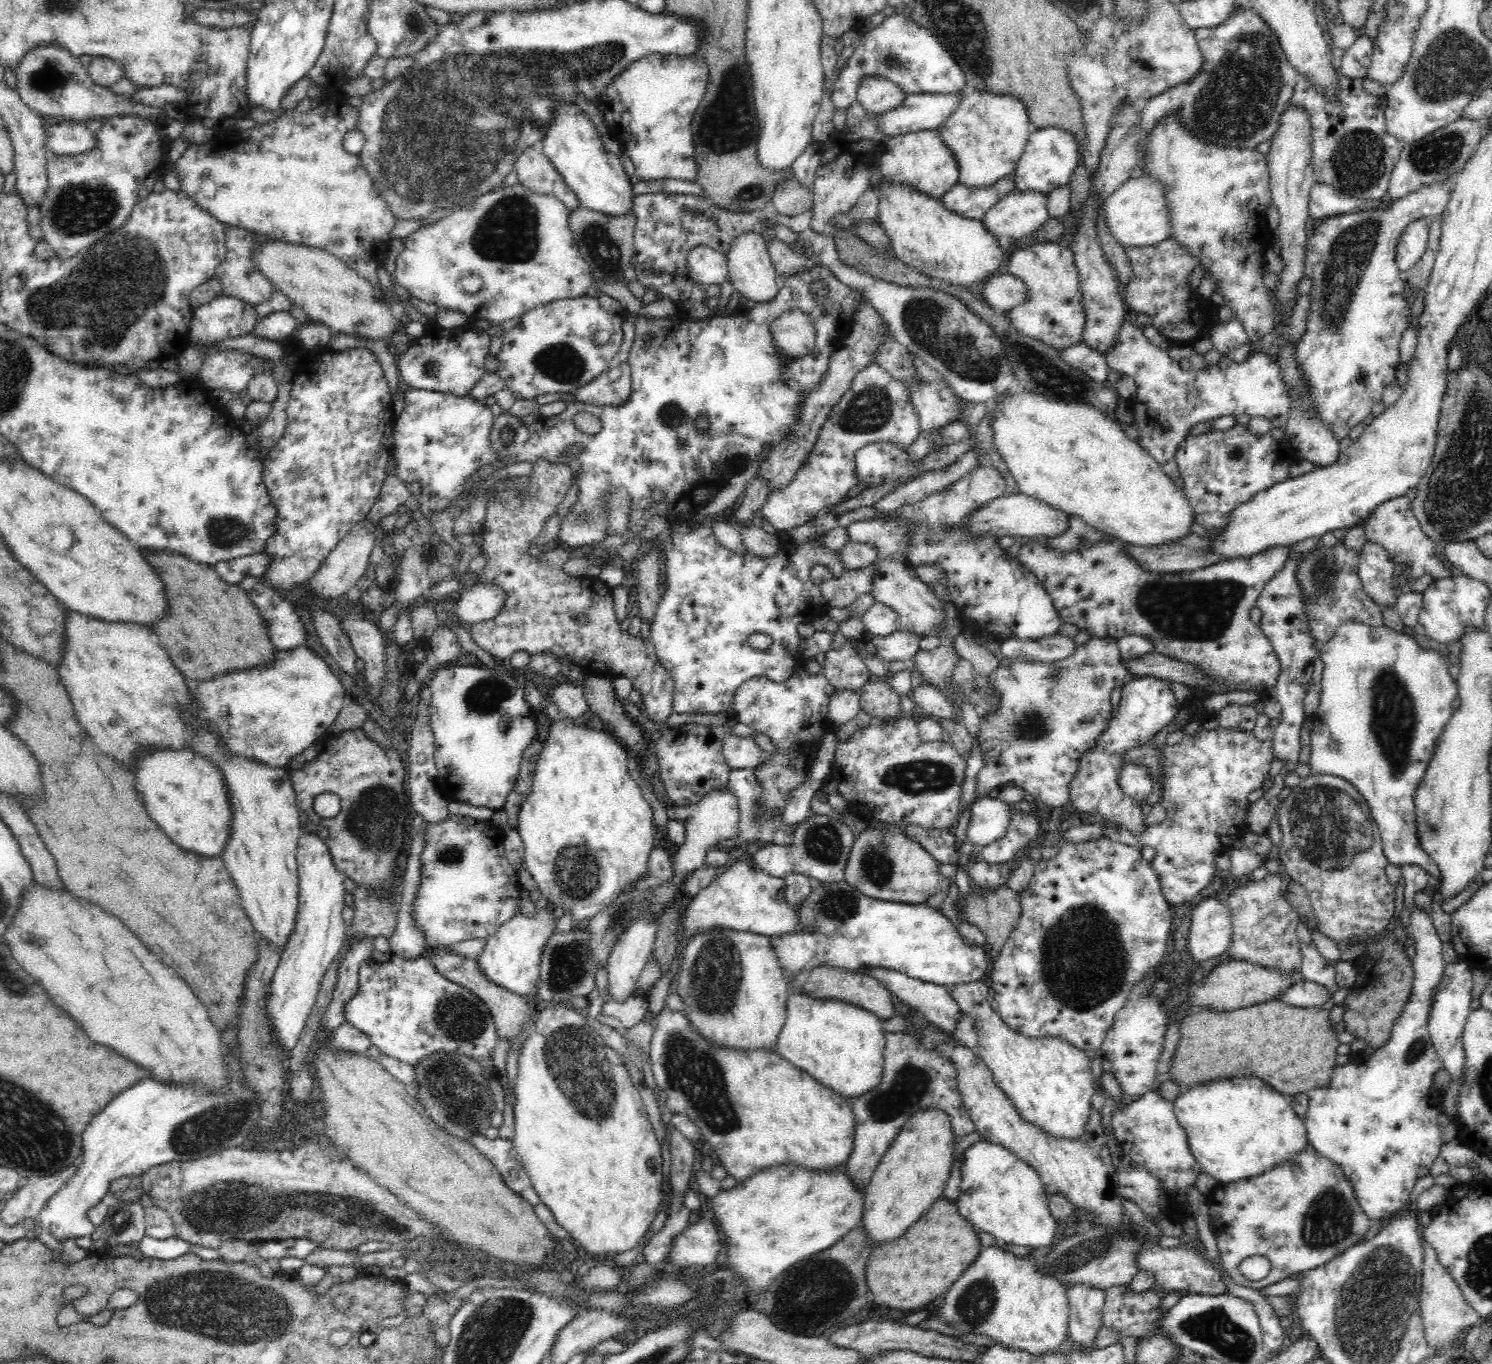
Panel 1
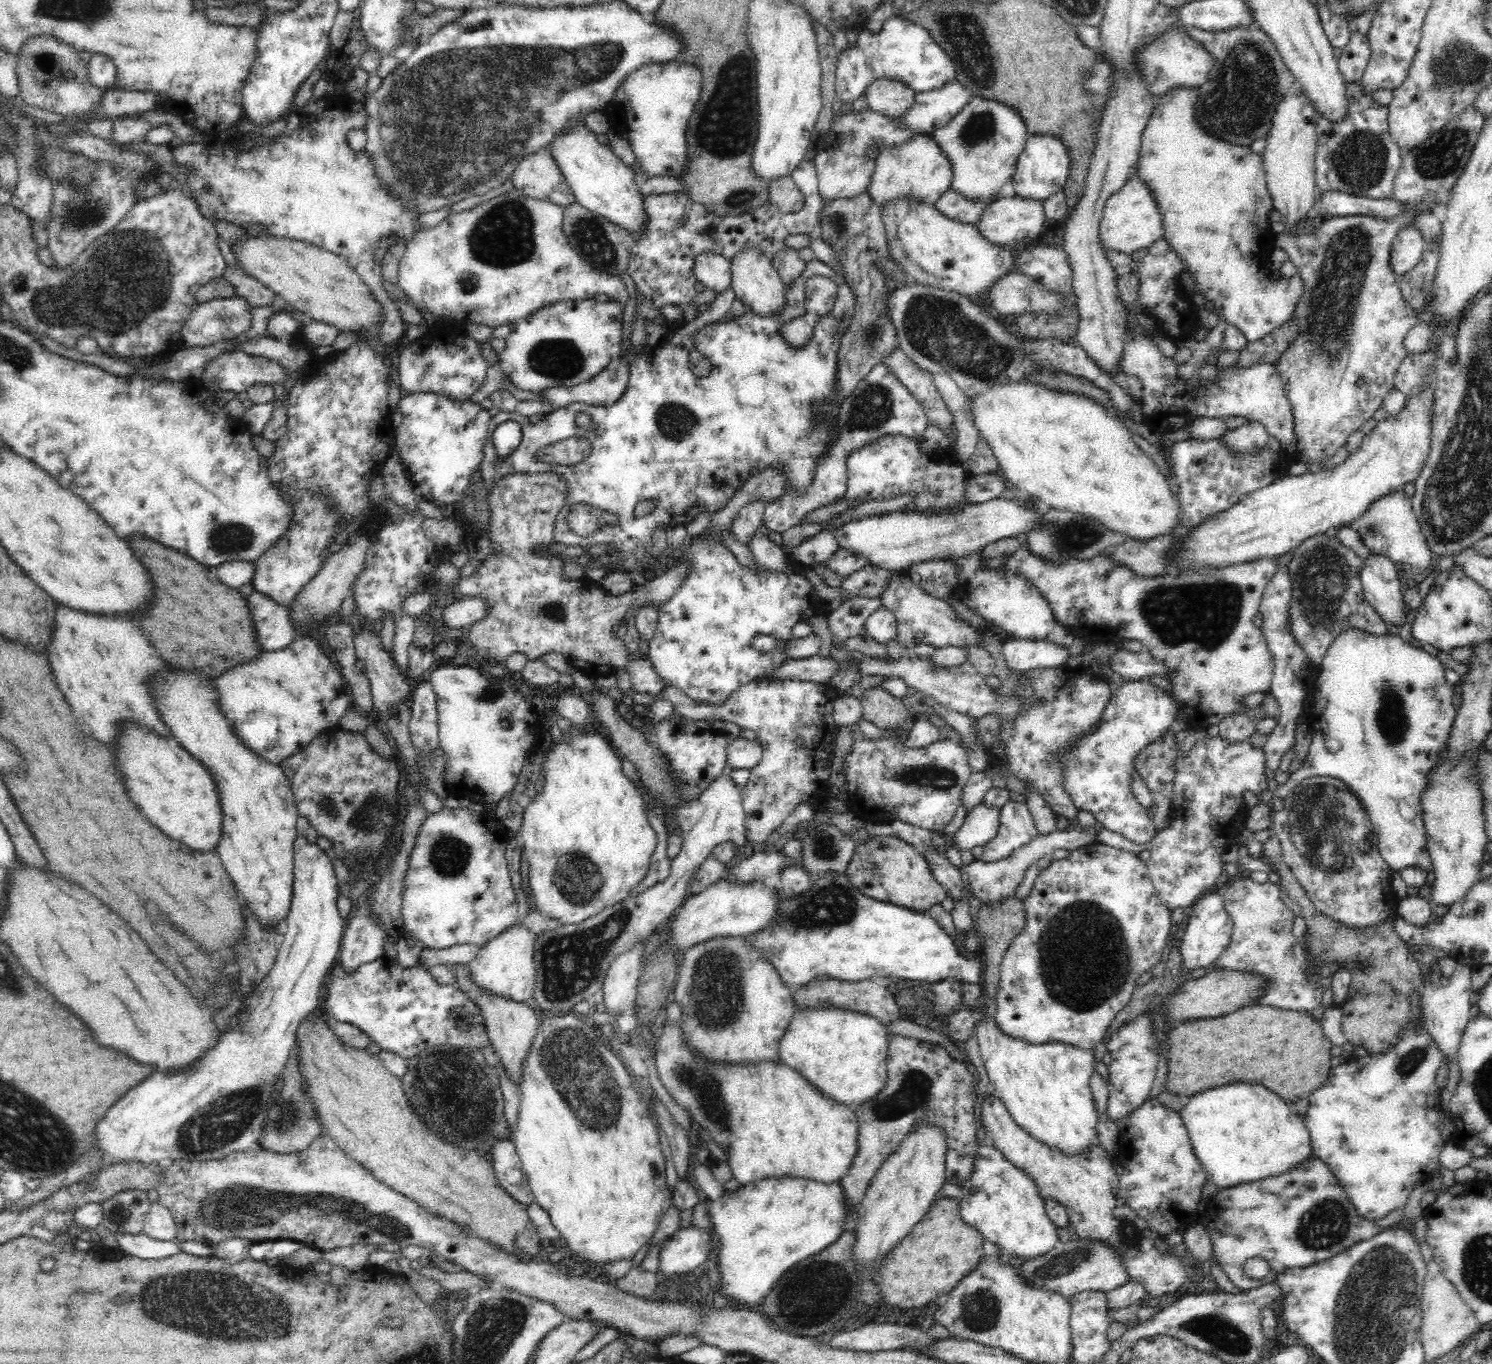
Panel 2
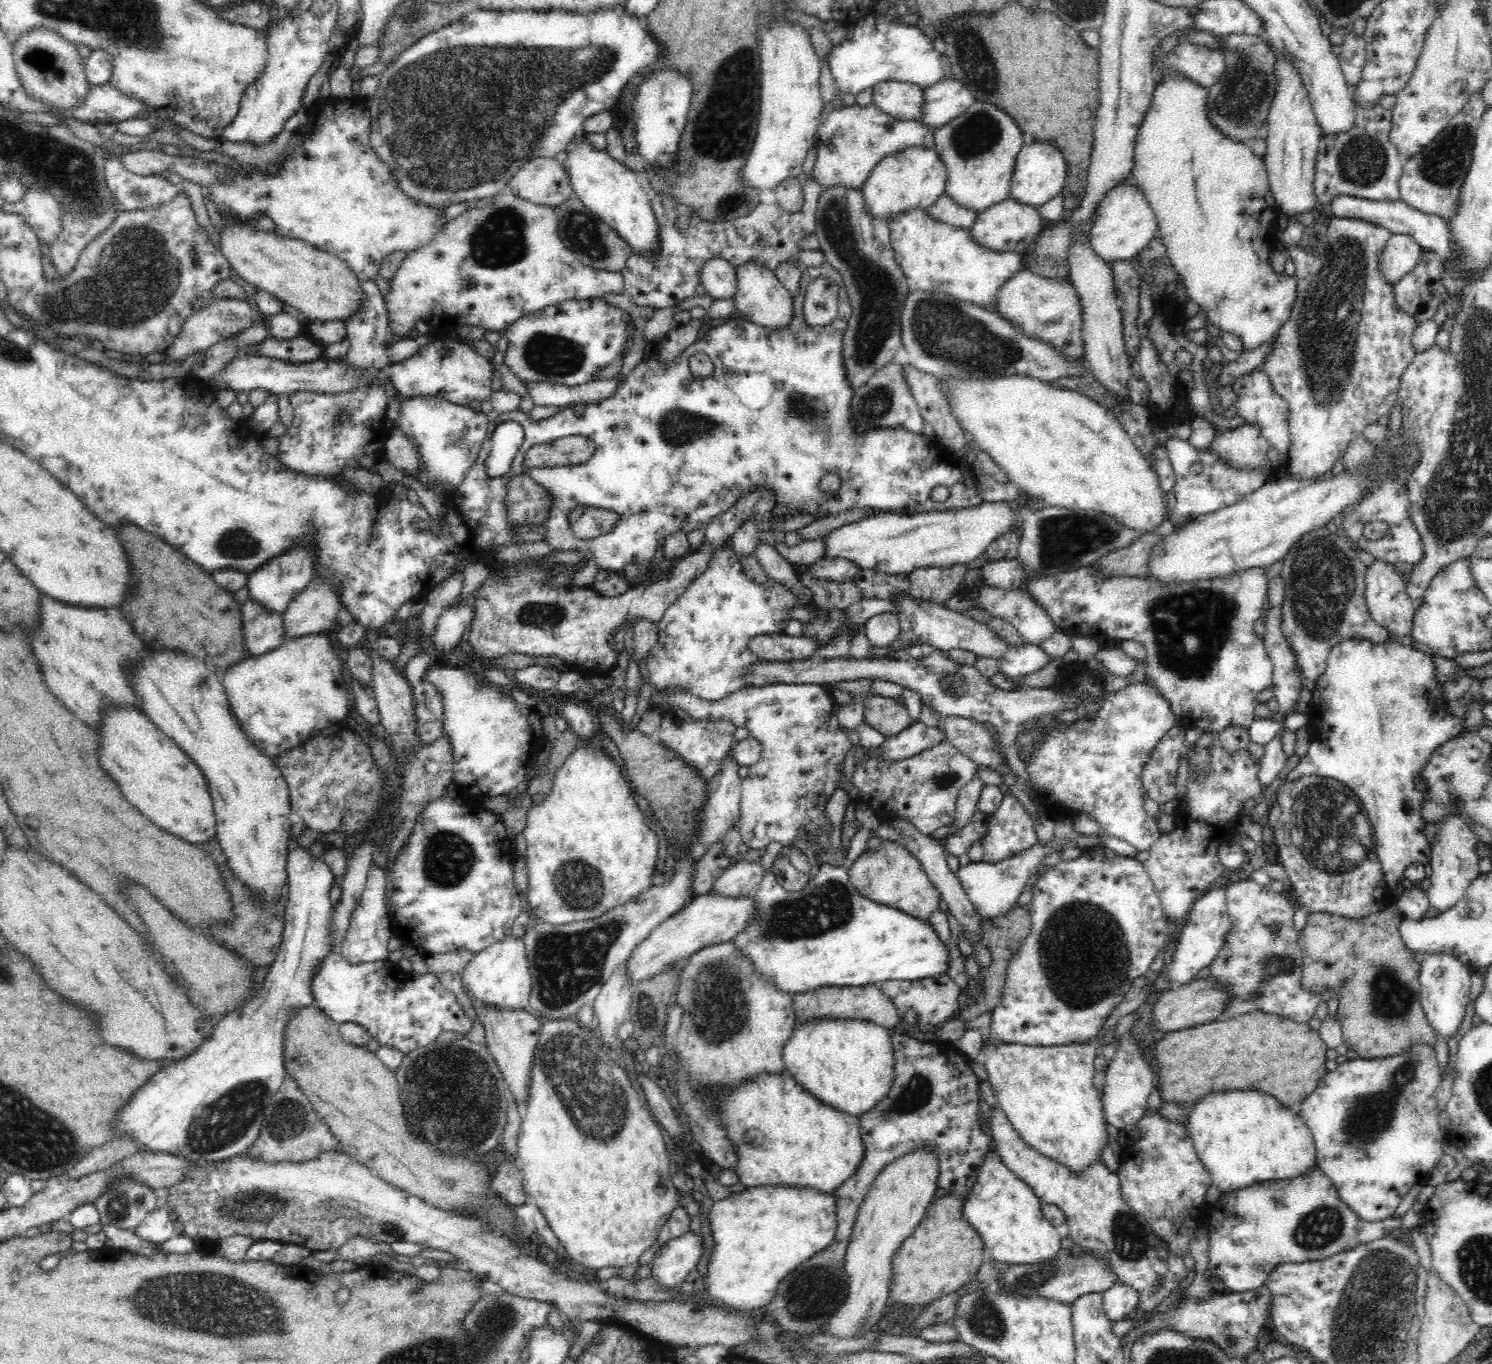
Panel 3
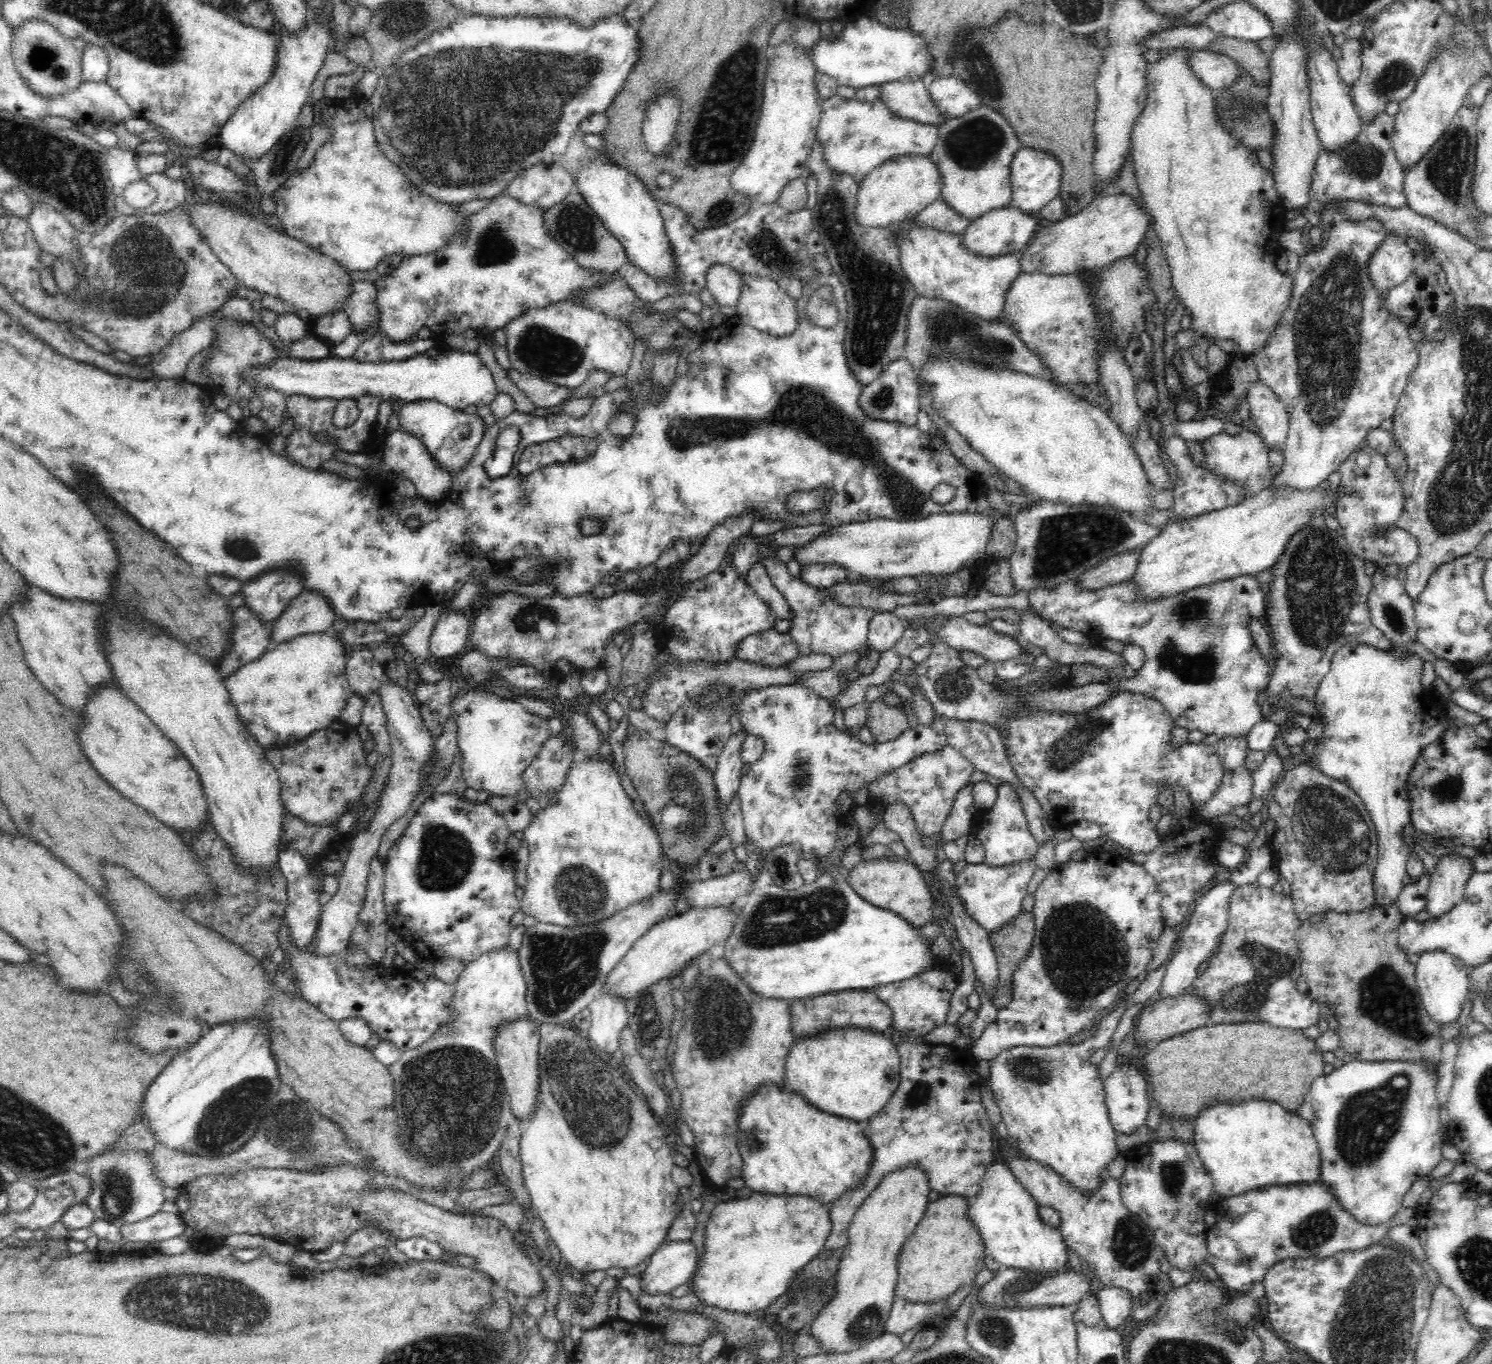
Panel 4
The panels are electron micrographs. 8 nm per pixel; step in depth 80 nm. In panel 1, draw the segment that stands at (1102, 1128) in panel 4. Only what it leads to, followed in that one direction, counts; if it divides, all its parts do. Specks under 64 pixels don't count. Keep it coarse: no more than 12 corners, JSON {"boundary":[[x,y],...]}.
{"boundary":[[986,979],[953,985],[980,1058],[1014,1111],[1080,1140],[1093,1111],[1085,1051],[1013,1032]]}

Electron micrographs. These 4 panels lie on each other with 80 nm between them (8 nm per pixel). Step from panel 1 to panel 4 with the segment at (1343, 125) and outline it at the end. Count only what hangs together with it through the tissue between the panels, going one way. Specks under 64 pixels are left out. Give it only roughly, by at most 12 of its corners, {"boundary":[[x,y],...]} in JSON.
{"boundary":[[1380,113],[1339,155],[1322,149],[1313,198],[1408,207]]}

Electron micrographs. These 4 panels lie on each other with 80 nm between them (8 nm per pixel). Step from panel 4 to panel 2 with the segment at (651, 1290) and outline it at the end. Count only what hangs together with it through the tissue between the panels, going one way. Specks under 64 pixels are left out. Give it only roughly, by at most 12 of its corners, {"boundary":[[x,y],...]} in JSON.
{"boundary":[[693,1225],[661,1246],[657,1276],[705,1266],[711,1237]]}

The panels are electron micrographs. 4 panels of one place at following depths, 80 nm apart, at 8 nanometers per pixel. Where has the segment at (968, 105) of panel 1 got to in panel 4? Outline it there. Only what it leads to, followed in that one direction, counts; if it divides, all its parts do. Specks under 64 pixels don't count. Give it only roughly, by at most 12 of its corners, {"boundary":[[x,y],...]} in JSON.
{"boundary":[[985,105],[938,126],[939,198],[968,221],[1011,202],[1021,147]]}

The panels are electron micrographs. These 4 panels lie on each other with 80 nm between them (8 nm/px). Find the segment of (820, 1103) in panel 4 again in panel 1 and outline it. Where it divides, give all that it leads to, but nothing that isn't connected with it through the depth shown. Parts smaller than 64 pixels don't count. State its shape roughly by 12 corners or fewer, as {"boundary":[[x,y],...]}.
{"boundary":[[789,994],[776,1052],[844,1100],[882,1082],[872,1012]]}

